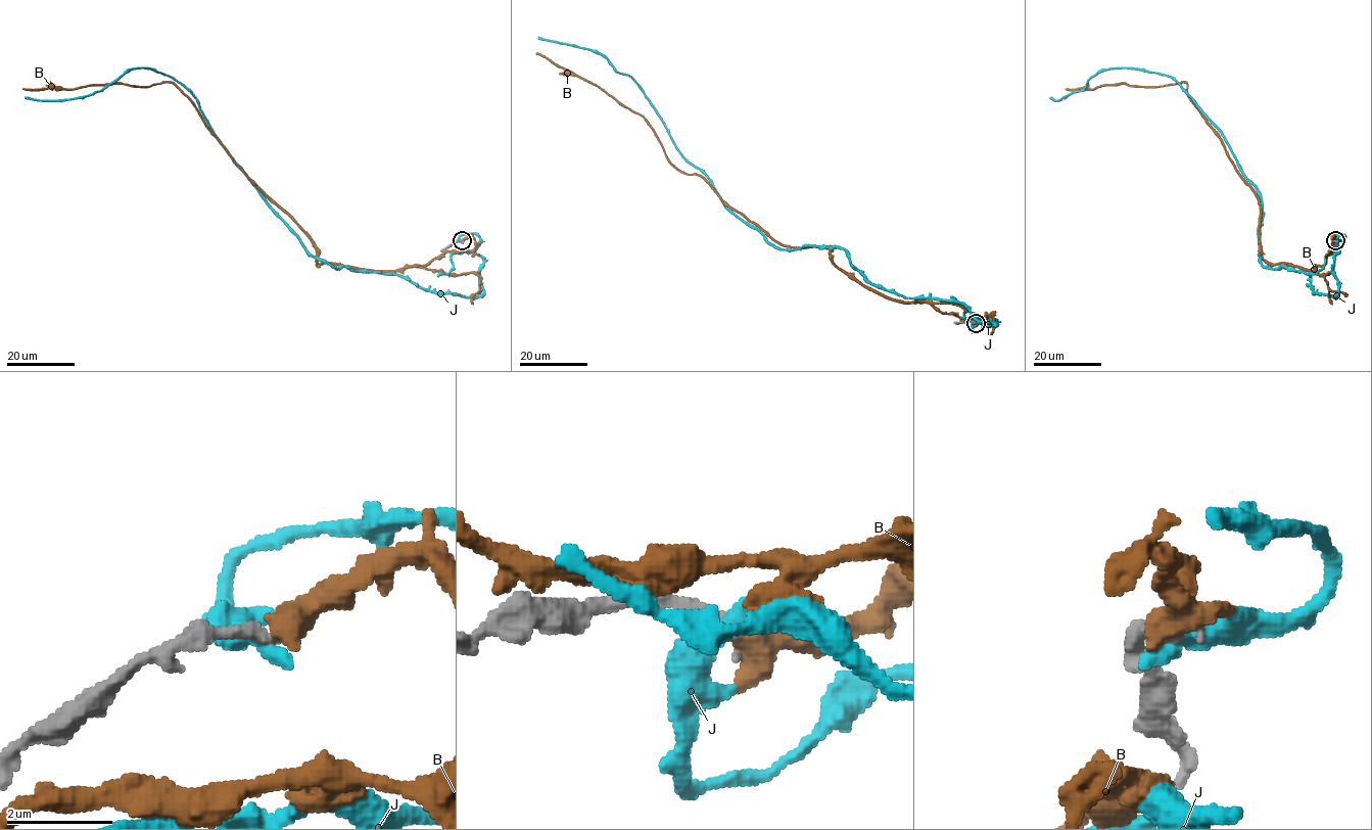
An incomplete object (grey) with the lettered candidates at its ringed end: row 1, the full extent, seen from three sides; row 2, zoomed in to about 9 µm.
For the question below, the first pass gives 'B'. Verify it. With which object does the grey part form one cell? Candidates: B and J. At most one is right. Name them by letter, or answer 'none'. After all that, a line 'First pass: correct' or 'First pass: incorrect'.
none
First pass: incorrect

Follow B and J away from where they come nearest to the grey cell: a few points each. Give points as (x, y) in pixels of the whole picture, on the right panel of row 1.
B: (1334, 241), (1333, 236), (1326, 262), (1315, 270), (1263, 259), (1257, 194), (1188, 97), (1185, 82), (1066, 88)
J: (1334, 241), (1335, 295), (1266, 269), (1261, 192), (1170, 77), (1110, 67), (1049, 97)

